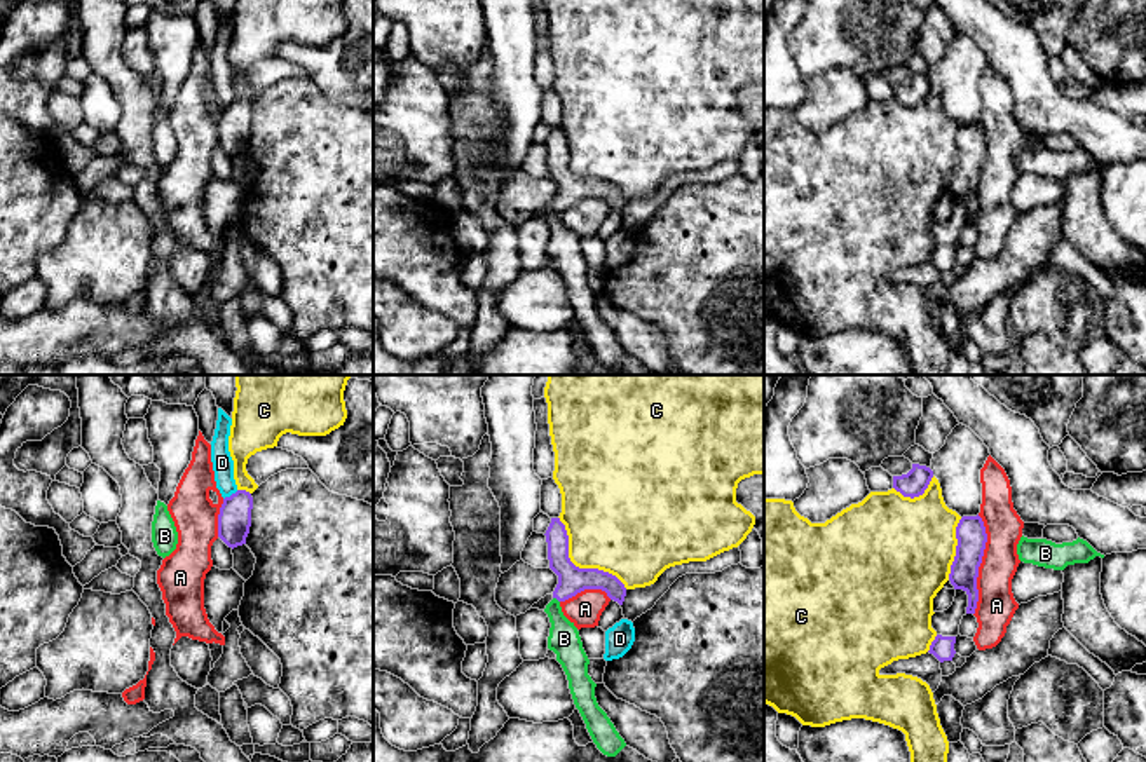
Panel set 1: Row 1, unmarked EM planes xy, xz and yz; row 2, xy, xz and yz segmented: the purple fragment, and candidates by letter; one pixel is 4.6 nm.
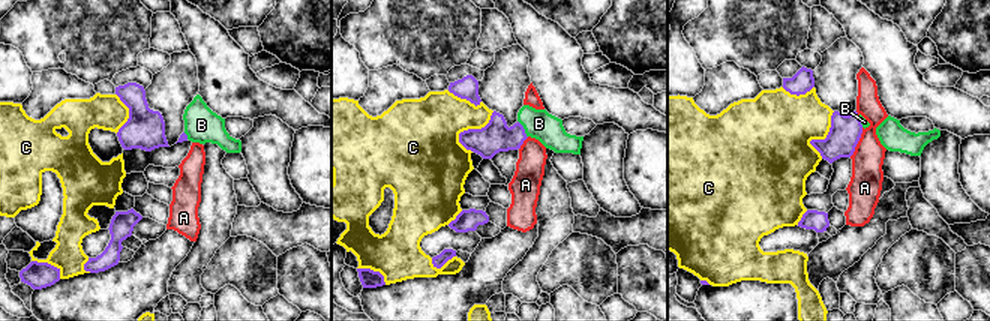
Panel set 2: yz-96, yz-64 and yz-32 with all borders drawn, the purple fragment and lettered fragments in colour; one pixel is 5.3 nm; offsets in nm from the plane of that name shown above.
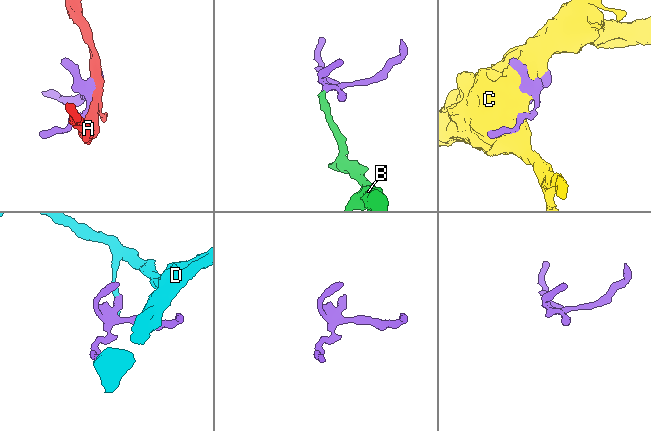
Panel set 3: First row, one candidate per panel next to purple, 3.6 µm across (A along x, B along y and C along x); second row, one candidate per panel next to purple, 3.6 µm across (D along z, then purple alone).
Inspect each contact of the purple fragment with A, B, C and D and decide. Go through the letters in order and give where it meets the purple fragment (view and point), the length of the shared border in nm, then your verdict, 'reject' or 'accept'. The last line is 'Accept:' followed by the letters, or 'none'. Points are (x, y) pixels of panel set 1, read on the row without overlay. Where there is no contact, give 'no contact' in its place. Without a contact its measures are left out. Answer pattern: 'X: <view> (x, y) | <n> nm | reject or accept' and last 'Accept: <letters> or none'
A: yz (979, 175) | 460 nm | reject
B: xz (557, 208) | 40 nm | accept
C: xz (578, 176) | 460 nm | reject
D: xy (232, 103) | 80 nm | reject
Accept: B

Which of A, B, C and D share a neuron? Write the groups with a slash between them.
A / B / C / D

